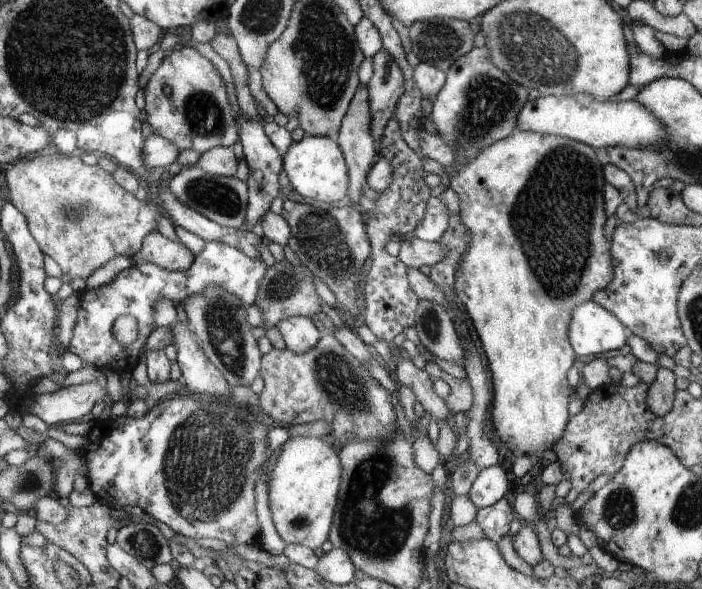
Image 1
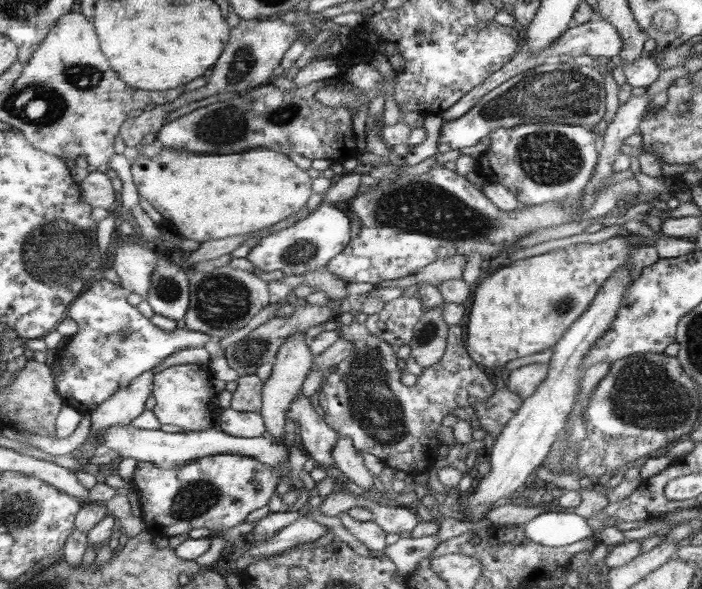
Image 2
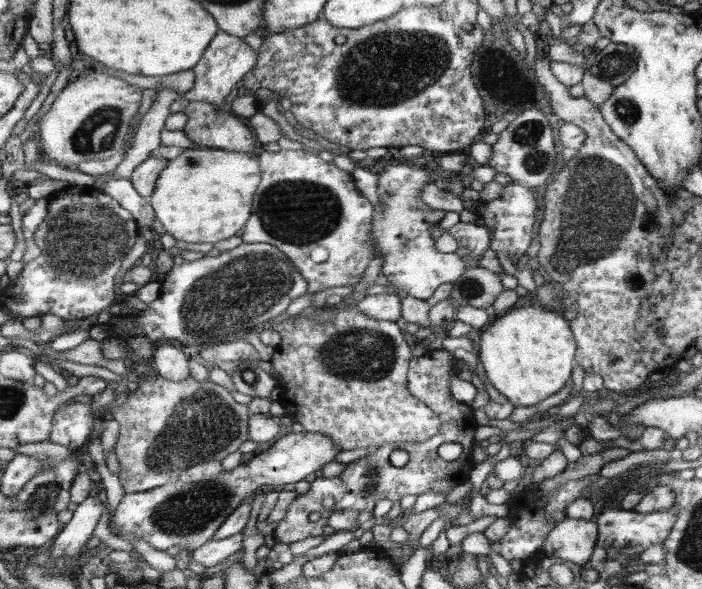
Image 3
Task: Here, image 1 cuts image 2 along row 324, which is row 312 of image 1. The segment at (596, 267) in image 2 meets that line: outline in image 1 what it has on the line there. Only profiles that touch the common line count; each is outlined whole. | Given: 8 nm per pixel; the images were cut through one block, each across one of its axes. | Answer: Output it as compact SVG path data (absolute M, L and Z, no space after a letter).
M520 130L482 150L472 162L458 169L450 178L449 188L453 188L459 196L461 217L471 234L471 245L457 270L455 292L472 319L482 352L488 360L493 390L490 406L492 424L498 438L516 454L532 456L540 453L542 458L541 453L554 449L566 434L570 418L568 400L571 400L572 396L571 384L568 384L568 368L576 362L575 350L569 342L569 324L573 310L581 302L590 301L597 290L602 290L613 280L612 251L609 247L611 241L606 241L606 220L610 220L610 214L606 214L606 186L610 186L610 182L606 180L605 166L602 166L597 158L594 147L562 135L540 134L536 131L520 132Z

